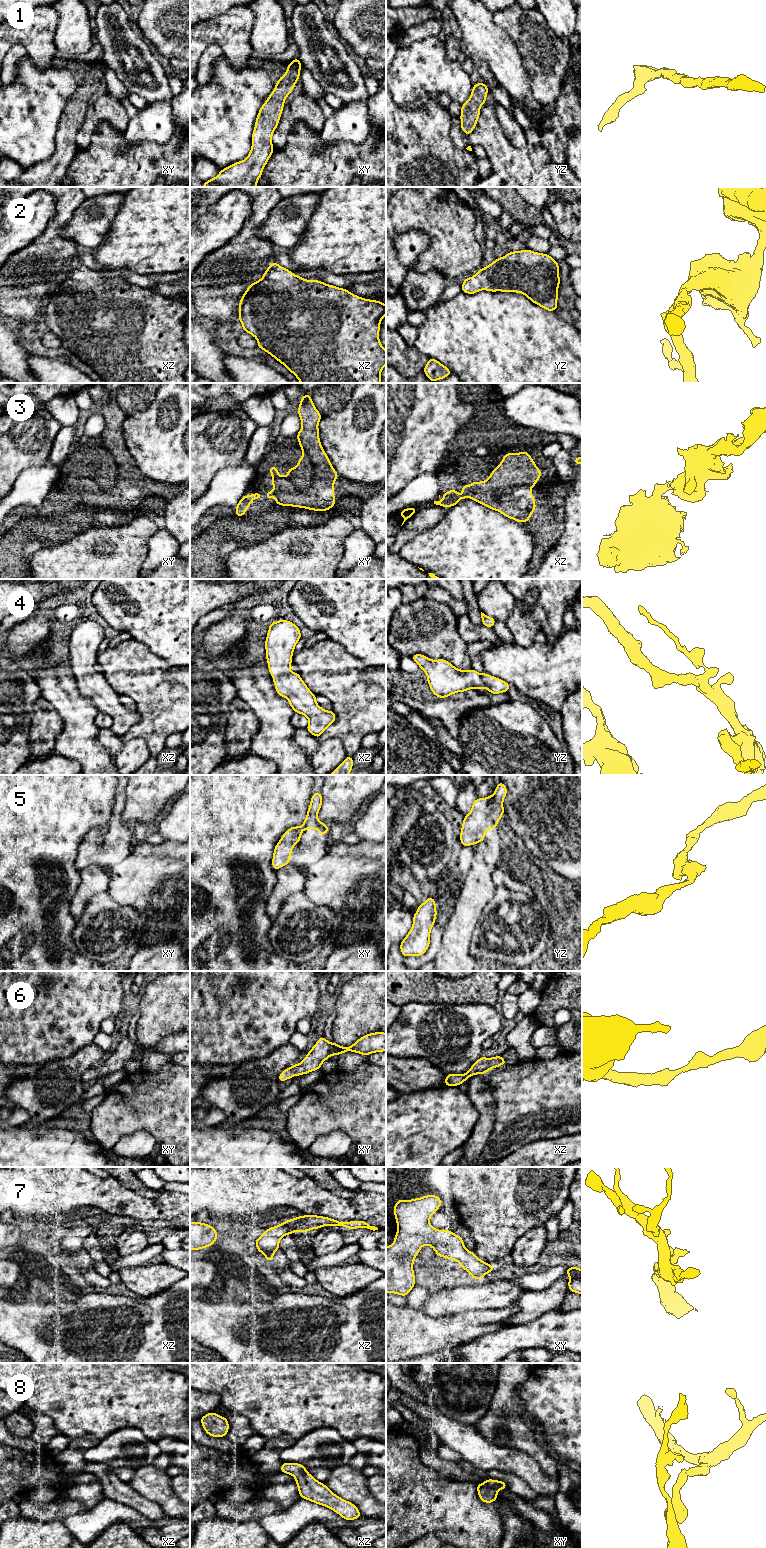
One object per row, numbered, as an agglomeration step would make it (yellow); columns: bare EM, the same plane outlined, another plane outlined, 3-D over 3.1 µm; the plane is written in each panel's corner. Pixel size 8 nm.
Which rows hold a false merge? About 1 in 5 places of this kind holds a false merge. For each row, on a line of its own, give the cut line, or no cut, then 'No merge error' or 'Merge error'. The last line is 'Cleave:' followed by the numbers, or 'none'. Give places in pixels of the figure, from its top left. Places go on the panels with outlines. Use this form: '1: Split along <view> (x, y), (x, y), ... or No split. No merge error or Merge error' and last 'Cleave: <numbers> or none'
1: No split. No merge error
2: No split. No merge error
3: No split. No merge error
4: No split. No merge error
5: No split. No merge error
6: No split. No merge error
7: No split. No merge error
8: No split. No merge error
Cleave: none

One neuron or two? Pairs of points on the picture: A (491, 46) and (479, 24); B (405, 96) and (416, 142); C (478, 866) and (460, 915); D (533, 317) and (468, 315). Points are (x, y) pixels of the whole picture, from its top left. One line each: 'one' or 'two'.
A: one
B: two
C: one
D: one

